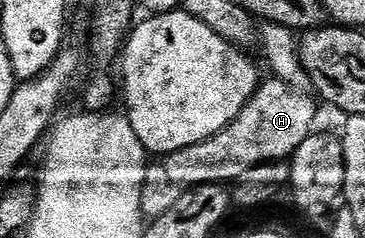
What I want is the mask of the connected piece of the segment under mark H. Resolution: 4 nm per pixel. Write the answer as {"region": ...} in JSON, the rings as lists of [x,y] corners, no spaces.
{"region":[[[278,80],[264,81],[255,95],[220,134],[209,140],[181,148],[177,152],[152,161],[147,167],[145,184],[141,192],[144,219],[159,220],[178,207],[181,196],[197,186],[234,183],[249,168],[265,161],[277,162],[292,157],[307,135],[316,129],[316,99],[300,87]]]}

